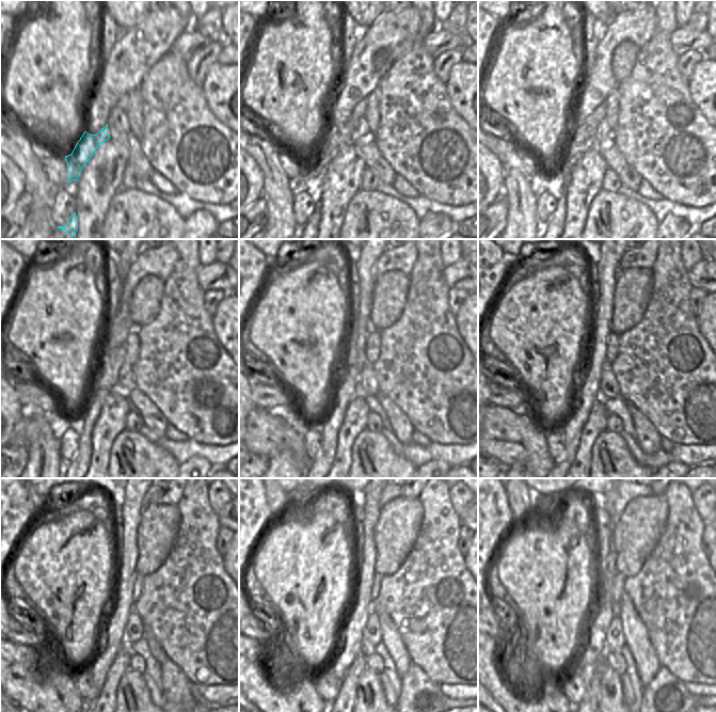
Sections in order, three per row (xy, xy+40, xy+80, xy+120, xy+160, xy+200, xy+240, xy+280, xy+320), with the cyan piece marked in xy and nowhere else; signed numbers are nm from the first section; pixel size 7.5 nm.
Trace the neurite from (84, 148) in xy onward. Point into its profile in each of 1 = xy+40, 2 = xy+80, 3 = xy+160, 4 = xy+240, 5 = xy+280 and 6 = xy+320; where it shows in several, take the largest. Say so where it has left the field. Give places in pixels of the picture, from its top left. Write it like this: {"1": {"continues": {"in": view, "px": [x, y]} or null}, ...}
{"1": {"continues": {"in": "xy+40", "px": [337, 137]}}, "2": {"continues": {"in": "xy+80", "px": [581, 140]}}, "3": {"continues": {"in": "xy+160", "px": [348, 388]}}, "4": {"continues": {"in": "xy+240", "px": [130, 504]}}, "5": {"continues": {"in": "xy+280", "px": [352, 637]}}, "6": {"continues": {"in": "xy+320", "px": [594, 649]}}}

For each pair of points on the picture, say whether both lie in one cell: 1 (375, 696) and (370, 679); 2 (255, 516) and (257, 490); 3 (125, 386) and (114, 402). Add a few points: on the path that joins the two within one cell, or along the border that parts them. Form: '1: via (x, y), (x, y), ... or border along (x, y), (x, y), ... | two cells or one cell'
1: via (374, 692), (370, 683) | one cell
2: via (255, 509), (255, 496) | one cell
3: border along (117, 389), (124, 393) | two cells

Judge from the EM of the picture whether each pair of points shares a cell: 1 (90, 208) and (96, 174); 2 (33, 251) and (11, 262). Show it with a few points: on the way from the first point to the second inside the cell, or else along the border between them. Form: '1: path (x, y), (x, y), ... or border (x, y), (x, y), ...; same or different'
1: path (92, 200), (96, 183); same
2: border (15, 250), (31, 262); different

